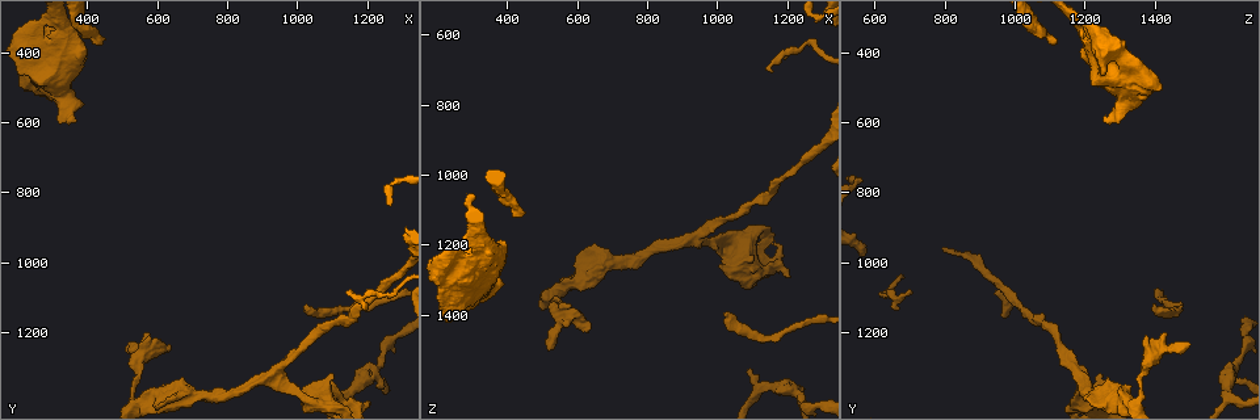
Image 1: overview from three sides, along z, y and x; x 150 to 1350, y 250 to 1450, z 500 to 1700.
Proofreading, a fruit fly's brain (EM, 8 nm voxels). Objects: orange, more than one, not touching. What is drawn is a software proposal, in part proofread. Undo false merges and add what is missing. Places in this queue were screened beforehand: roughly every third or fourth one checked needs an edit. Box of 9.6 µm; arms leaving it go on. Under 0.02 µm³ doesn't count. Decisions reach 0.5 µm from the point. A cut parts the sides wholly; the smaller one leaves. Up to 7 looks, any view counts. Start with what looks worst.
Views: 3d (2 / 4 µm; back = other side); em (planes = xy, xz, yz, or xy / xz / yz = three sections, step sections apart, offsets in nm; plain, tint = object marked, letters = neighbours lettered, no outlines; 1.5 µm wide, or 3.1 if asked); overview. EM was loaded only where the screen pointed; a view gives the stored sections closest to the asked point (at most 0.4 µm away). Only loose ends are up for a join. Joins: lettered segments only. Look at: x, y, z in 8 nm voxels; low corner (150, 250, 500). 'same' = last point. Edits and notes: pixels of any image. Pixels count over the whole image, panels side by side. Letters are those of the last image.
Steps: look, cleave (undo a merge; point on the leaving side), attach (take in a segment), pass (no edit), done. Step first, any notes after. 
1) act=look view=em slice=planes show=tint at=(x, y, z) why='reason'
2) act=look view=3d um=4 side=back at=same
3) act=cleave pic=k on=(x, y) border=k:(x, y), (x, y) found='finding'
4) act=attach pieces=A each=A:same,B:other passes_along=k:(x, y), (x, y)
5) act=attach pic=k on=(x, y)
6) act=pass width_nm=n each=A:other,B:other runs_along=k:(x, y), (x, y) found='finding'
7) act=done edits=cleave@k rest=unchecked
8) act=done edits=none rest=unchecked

act=look view=em slice=planes show=letters at=(370, 610, 1260) why='thick end'

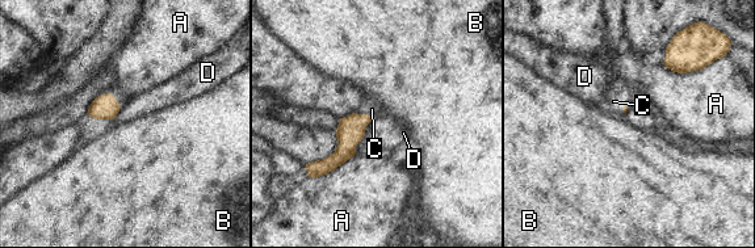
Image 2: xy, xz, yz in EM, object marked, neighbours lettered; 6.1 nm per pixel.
act=attach pieces=C each=A:other,B:other,C:same,D:other passes_along=2:(351, 129), (369, 116), (372, 109) found='it goes on there'

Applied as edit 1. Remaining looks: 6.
act=look view=em slice=yz step=8 show=tint at=(1220, 1330, 1620) why='three arms meet'

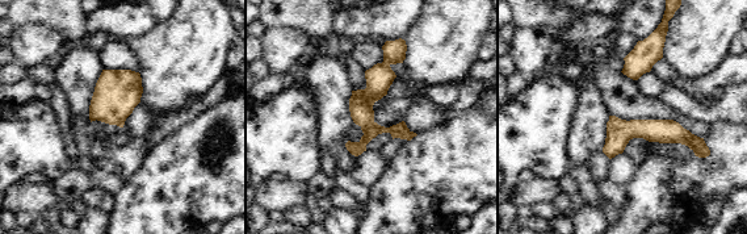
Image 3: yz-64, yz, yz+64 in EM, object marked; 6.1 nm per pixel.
act=look view=em slice=planes show=letters at=same why='cut it another way'

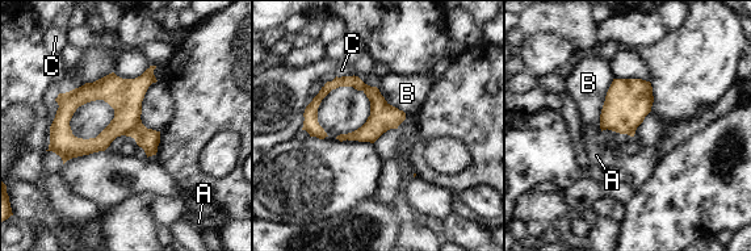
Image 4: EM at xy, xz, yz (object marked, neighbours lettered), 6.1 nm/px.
act=pass width_nm=160 each=A:other,B:other,C:other border=4:(613, 78), (601, 109), (600, 130) found='continuous, no second cell'

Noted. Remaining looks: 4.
act=look view=3d um=4 side=back at=(530, 1350, 1360) why='narrows sharply'

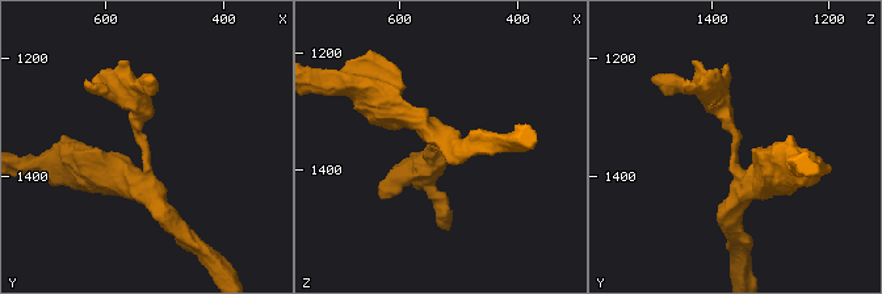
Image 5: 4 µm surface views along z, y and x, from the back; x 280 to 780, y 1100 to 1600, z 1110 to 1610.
act=look view=em slice=xy step=4 show=letters at=(530, 1350, 1365) arms=3 arm_widths_nm=280,300,300

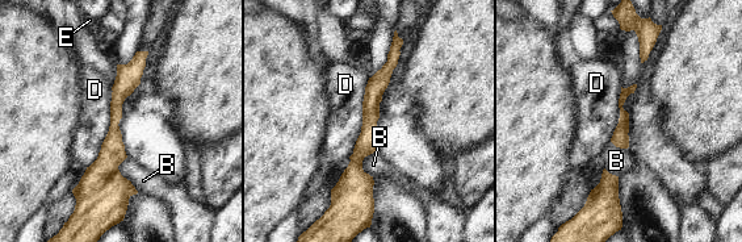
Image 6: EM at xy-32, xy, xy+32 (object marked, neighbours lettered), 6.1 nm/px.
act=pass width_nm=60 longest_contact=D:500nm each=B:other,D:other,E:other found='continuous, no second cell'

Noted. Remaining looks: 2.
act=done edits=attach@2 rest=unchecked

